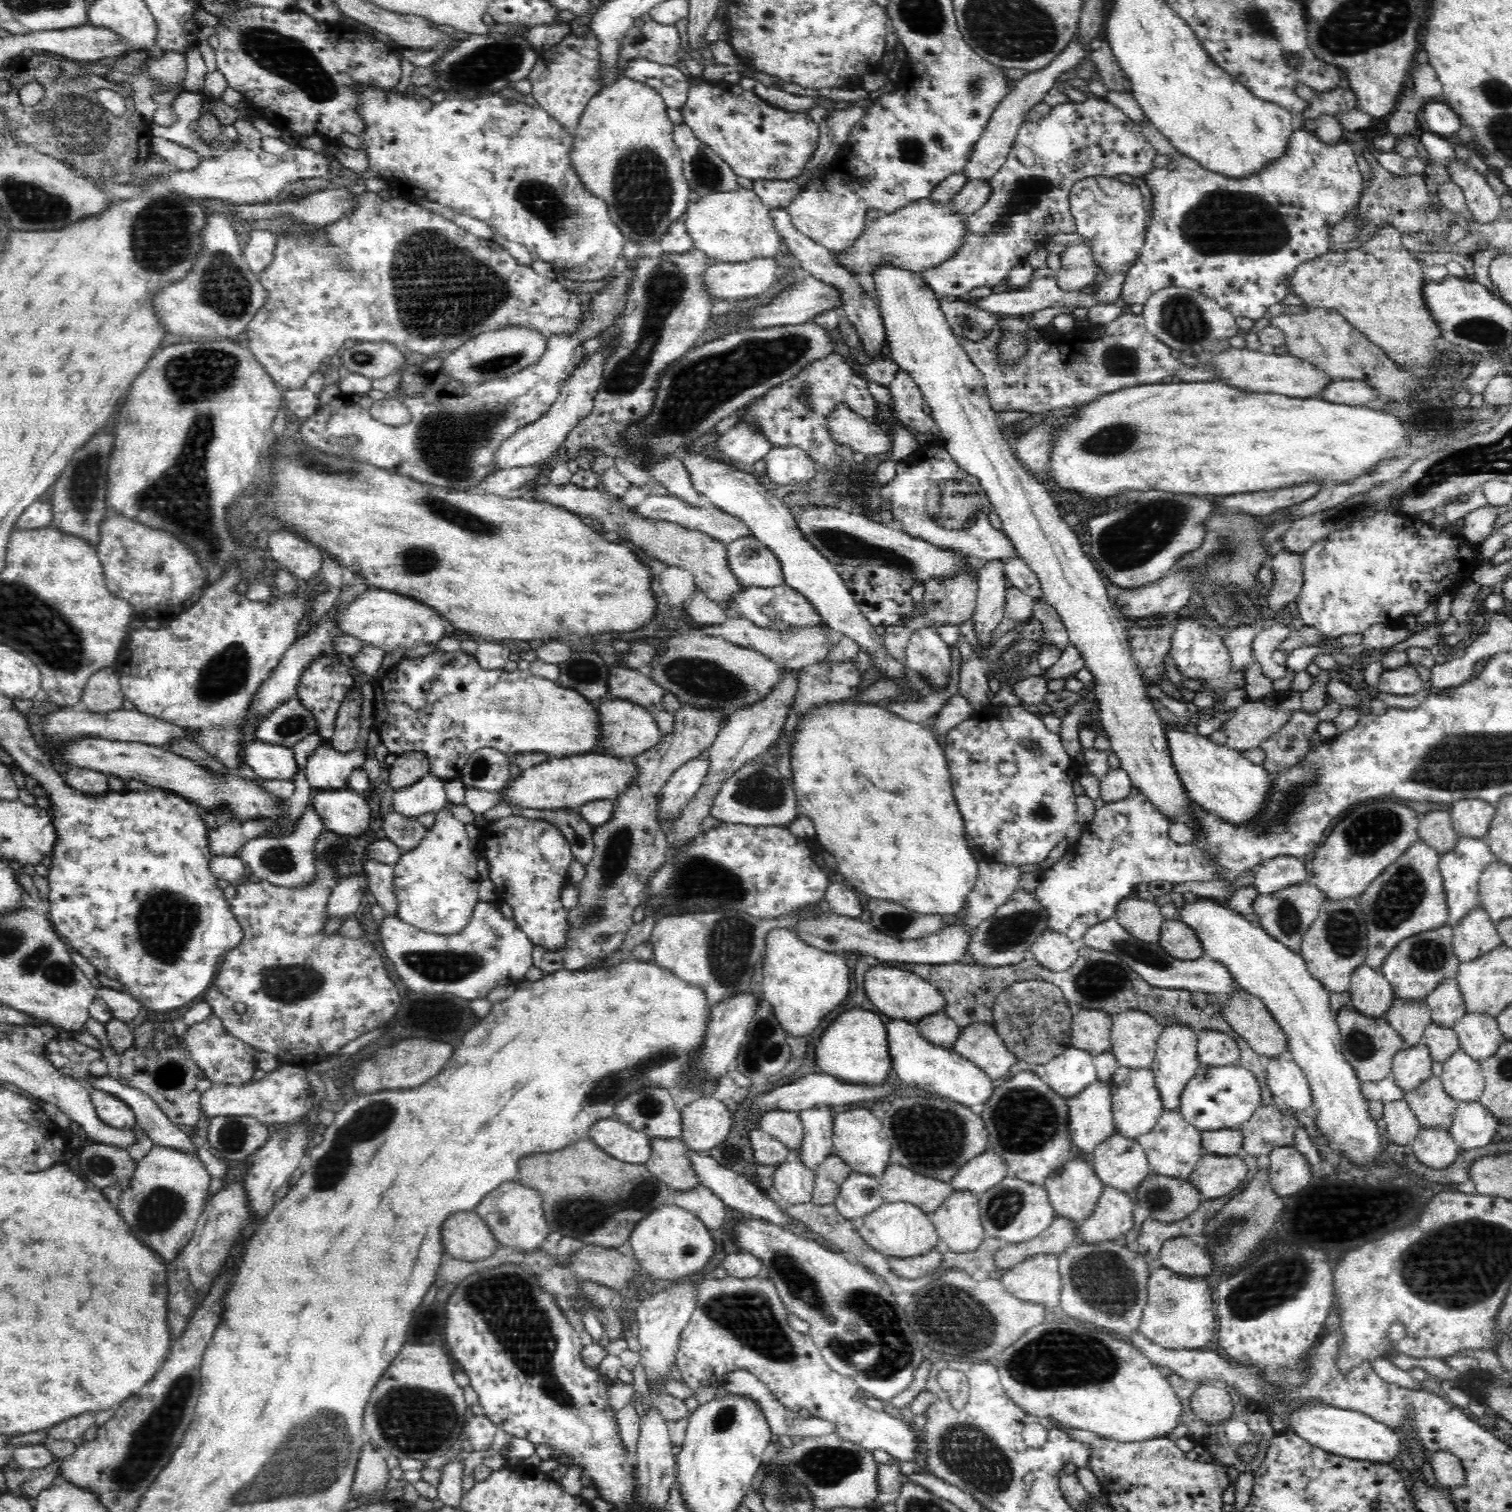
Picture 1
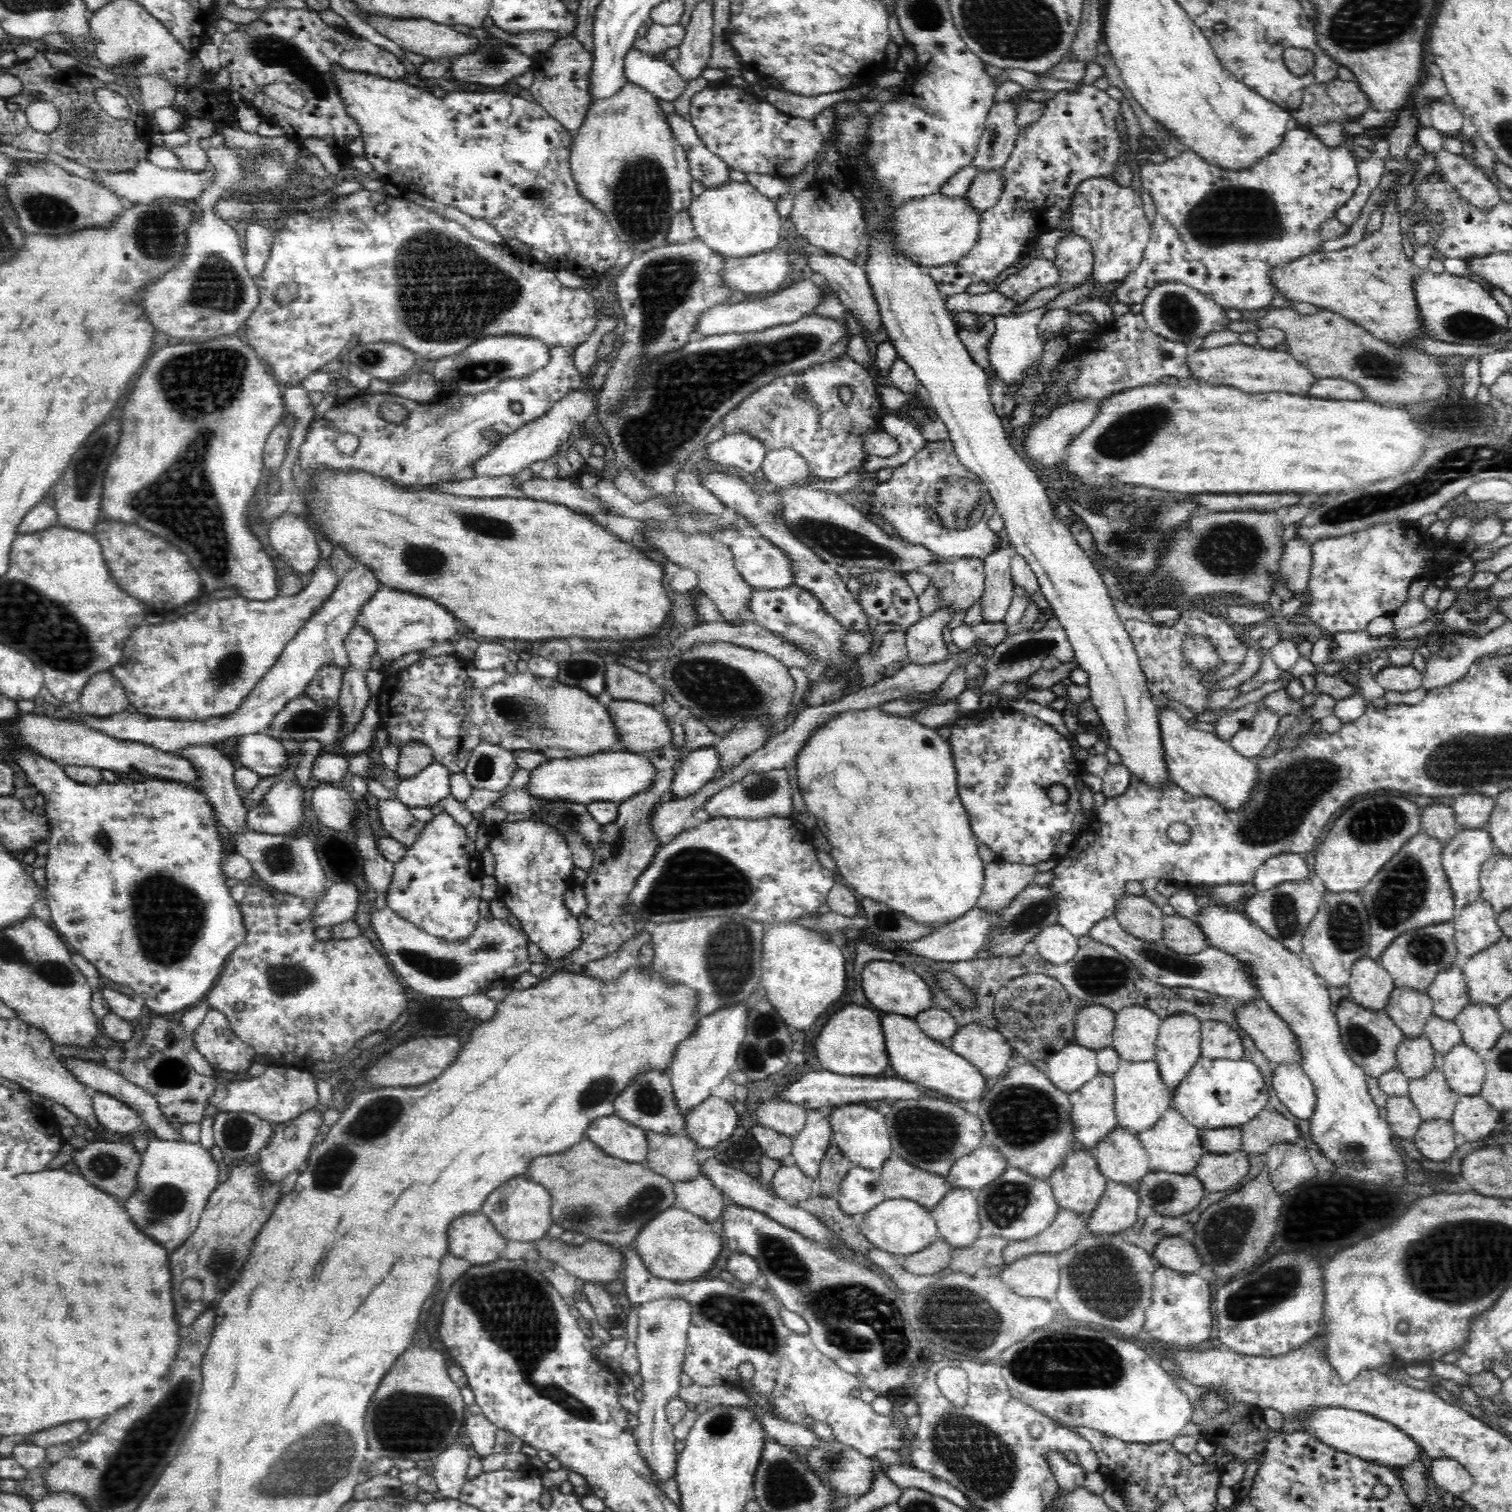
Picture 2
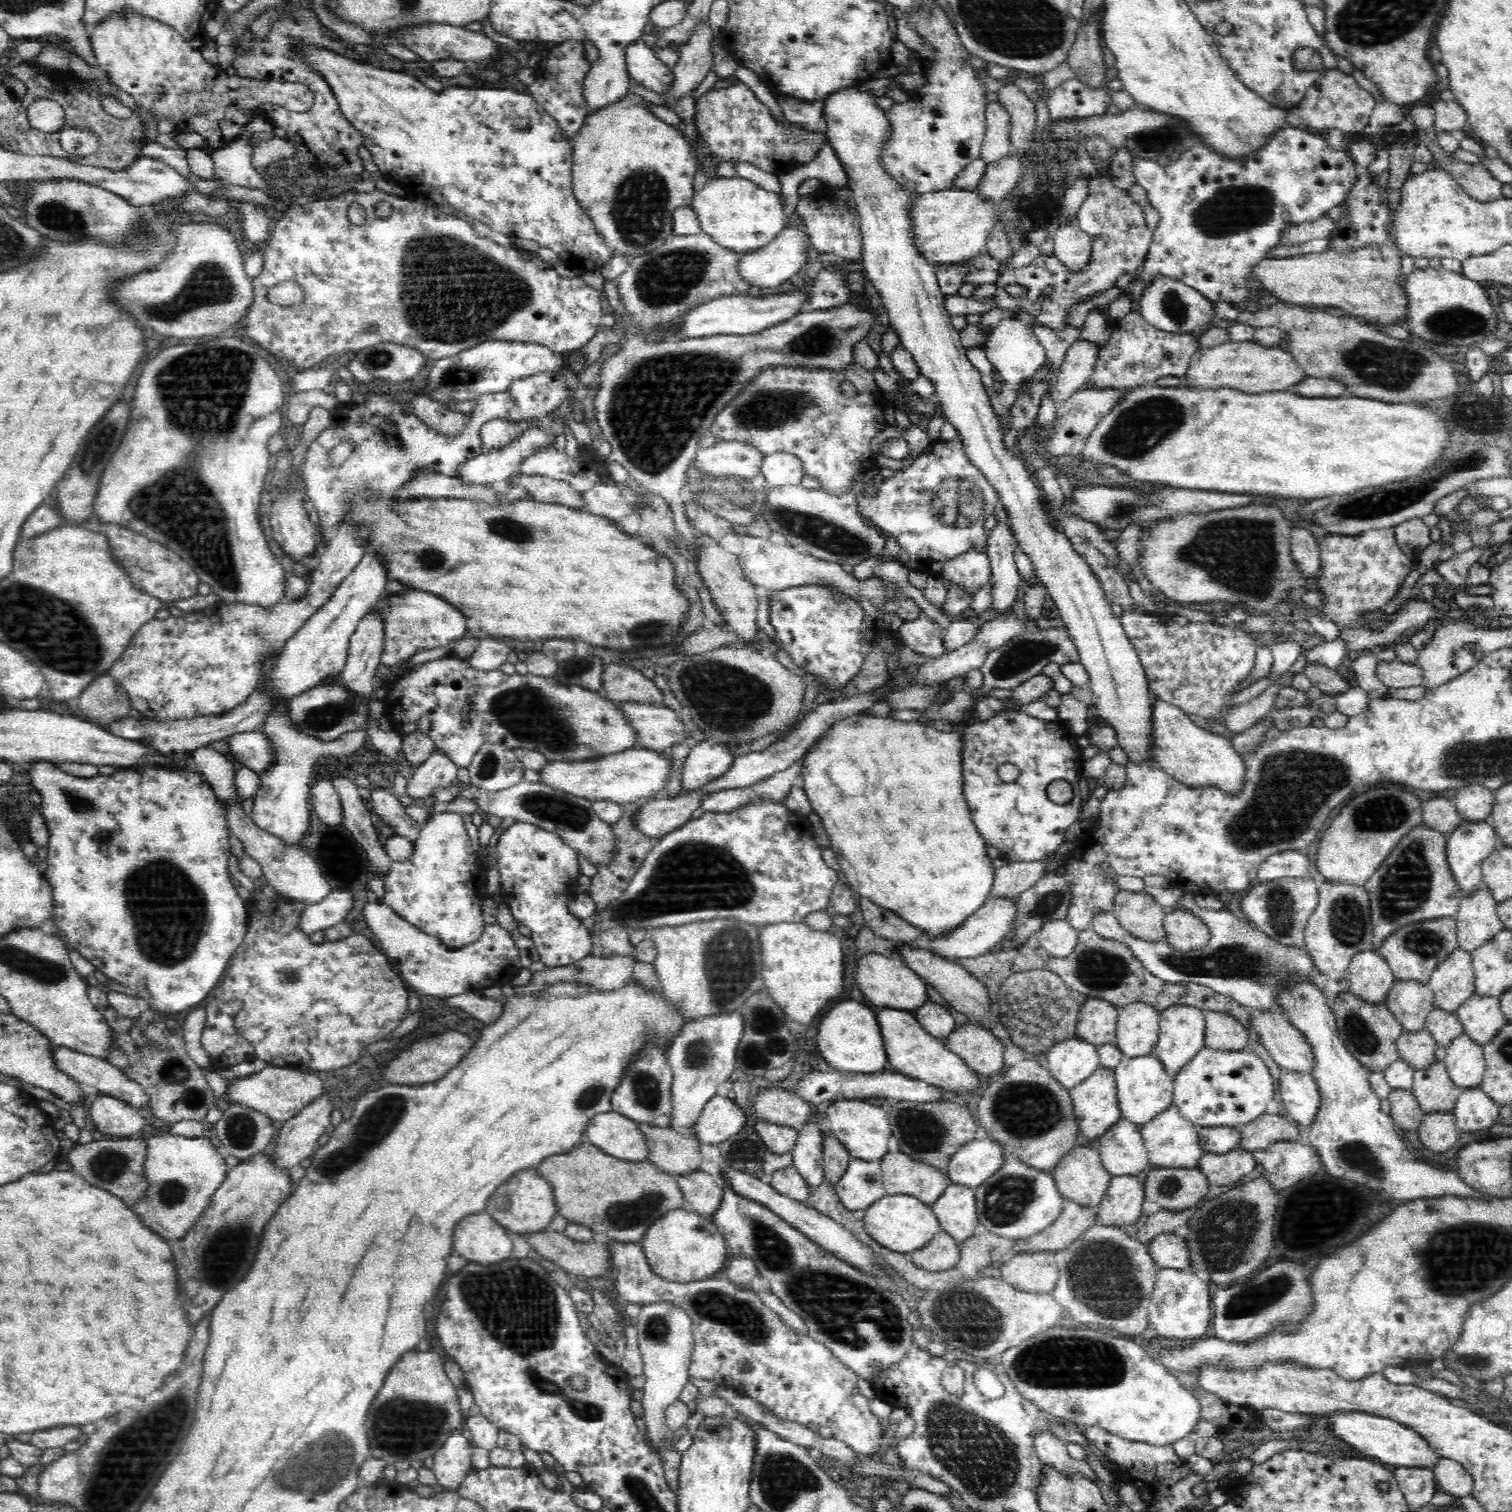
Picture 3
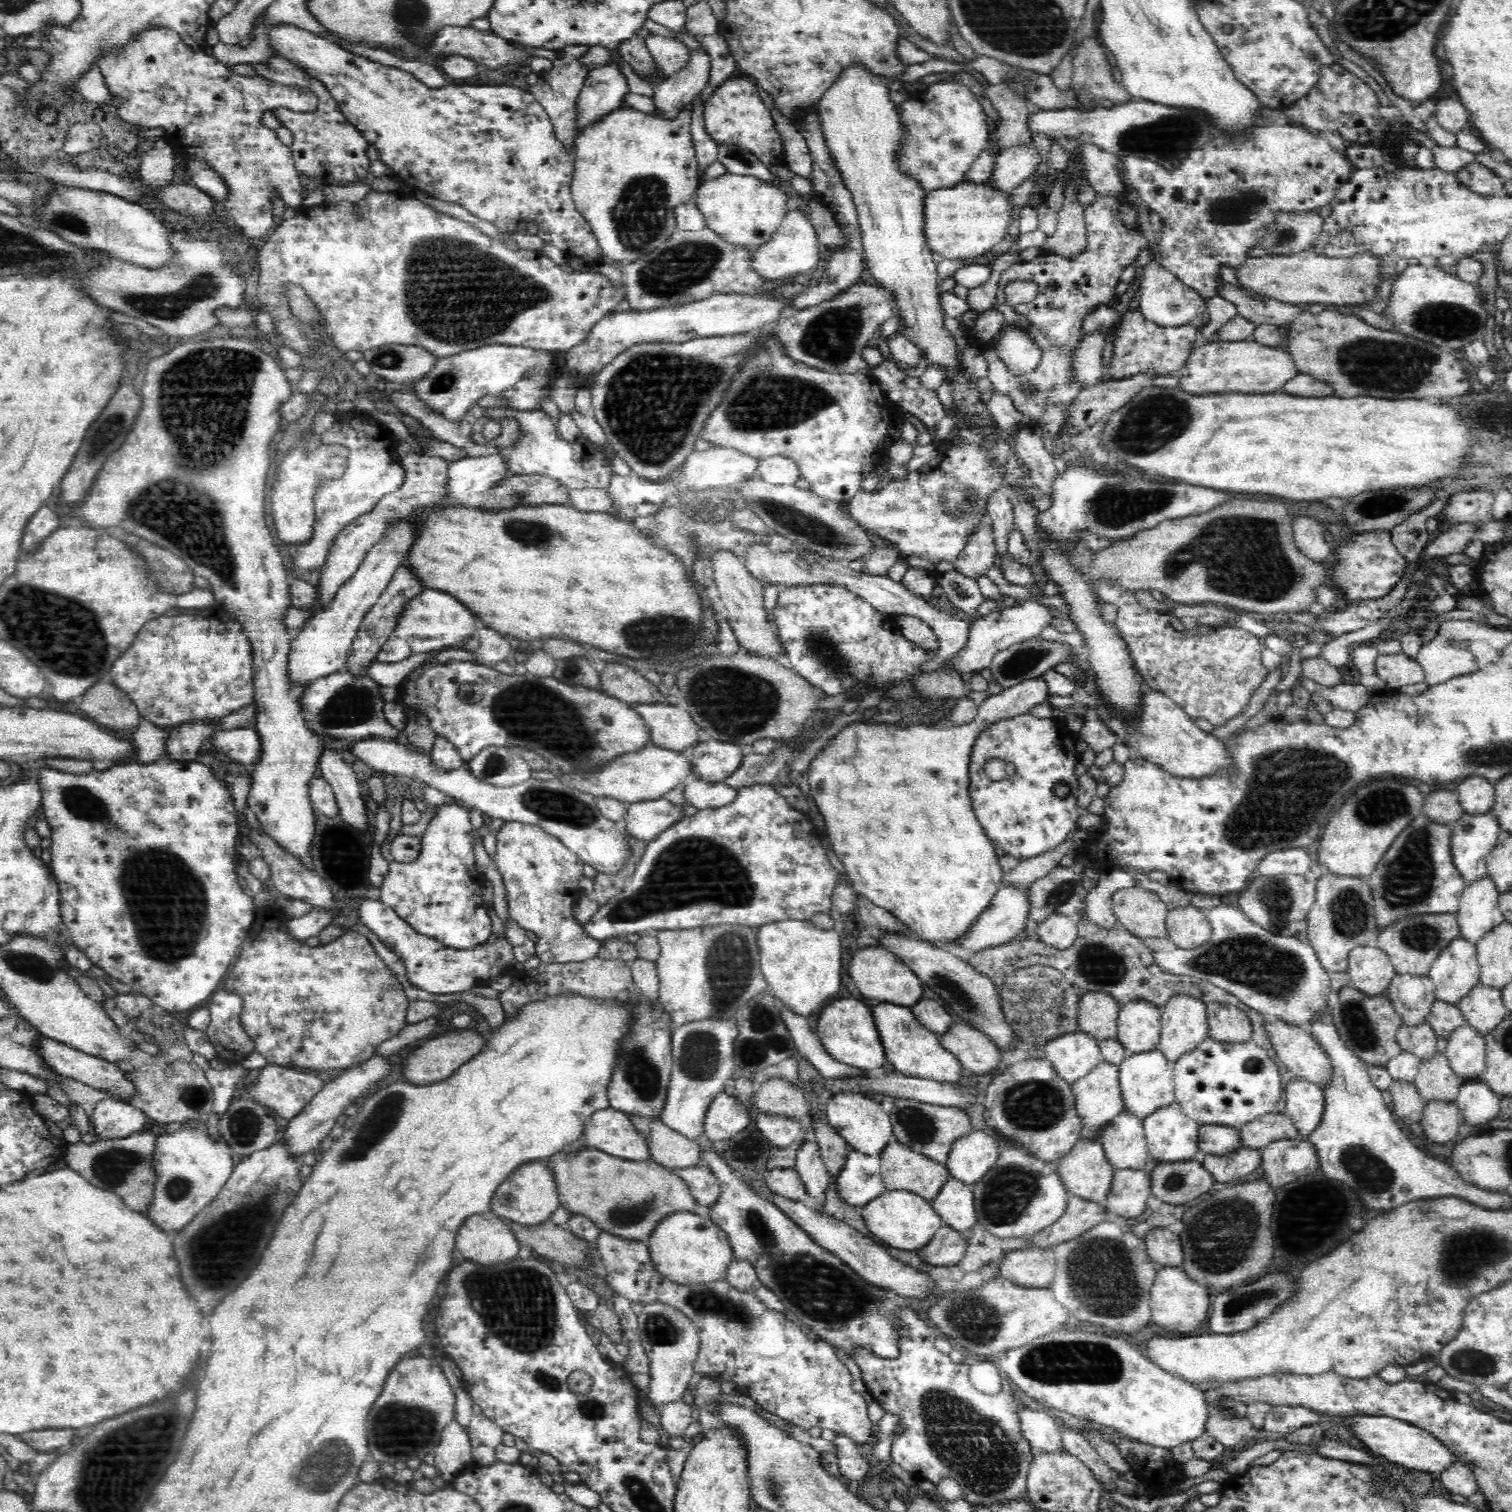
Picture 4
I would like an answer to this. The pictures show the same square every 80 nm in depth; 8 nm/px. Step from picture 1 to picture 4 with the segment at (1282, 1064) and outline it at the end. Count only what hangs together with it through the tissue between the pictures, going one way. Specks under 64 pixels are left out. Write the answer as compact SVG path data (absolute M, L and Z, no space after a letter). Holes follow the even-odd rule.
M1292 1077L1285 1088L1285 1116L1292 1119L1300 1135L1308 1137L1318 1128L1325 1112L1325 1092L1315 1083Z

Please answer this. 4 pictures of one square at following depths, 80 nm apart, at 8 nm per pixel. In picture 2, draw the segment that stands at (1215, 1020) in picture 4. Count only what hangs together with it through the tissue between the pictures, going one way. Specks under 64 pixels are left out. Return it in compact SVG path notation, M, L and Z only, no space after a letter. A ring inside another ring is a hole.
M1205 1020L1200 1028L1201 1055L1208 1059L1238 1060L1244 1056L1242 1032L1222 1021Z

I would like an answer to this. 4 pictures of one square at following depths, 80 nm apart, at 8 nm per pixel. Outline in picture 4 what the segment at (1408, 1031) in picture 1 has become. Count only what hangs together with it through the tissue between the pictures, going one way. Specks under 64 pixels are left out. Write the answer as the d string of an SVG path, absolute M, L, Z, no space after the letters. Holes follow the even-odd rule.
M1395 973L1386 995L1402 1017L1403 1024L1410 1027L1427 1022L1432 1003L1436 1000L1435 986L1429 975Z

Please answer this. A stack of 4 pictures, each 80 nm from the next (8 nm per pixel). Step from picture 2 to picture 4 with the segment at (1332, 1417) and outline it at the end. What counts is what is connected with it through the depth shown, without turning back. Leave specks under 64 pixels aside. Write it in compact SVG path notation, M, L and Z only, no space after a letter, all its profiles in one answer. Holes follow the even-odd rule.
M1361 1414L1356 1415L1354 1424L1352 1424L1354 1434L1374 1452L1378 1458L1386 1458L1389 1462L1398 1462L1402 1466L1408 1466L1408 1469L1426 1471L1436 1475L1444 1470L1448 1470L1454 1462L1459 1462L1458 1457L1446 1447L1446 1444L1440 1443L1440 1440L1434 1438L1430 1431L1415 1427L1412 1423L1395 1419L1389 1416L1370 1416Z

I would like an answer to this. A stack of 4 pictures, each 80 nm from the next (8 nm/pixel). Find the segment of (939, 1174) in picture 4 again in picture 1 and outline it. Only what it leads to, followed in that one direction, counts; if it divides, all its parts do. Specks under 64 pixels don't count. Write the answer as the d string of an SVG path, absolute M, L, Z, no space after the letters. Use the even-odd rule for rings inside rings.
M890 1163L876 1179L880 1183L882 1198L886 1204L914 1204L927 1215L937 1211L946 1197L954 1192L951 1183L919 1175L910 1168L898 1164Z

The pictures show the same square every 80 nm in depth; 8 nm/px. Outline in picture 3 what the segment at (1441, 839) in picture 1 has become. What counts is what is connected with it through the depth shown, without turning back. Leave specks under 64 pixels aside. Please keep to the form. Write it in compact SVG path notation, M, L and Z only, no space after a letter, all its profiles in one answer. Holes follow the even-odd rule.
M1434 797L1422 801L1422 823L1430 829L1450 834L1461 822L1454 798Z

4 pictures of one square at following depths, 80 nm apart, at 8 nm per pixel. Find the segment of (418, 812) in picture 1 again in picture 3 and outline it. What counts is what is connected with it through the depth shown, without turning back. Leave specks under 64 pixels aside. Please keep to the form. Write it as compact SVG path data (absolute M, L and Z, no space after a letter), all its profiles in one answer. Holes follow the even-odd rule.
M434 750L426 762L411 770L406 793L417 802L434 798L433 794L439 788L449 789L459 770L446 755Z

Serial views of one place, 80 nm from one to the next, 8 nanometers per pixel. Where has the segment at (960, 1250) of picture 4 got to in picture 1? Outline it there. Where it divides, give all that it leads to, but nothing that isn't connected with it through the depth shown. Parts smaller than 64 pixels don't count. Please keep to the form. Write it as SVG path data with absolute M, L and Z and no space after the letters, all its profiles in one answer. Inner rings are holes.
M934 1247L928 1254L908 1258L891 1257L890 1268L902 1278L915 1279L934 1272L942 1264L942 1252Z

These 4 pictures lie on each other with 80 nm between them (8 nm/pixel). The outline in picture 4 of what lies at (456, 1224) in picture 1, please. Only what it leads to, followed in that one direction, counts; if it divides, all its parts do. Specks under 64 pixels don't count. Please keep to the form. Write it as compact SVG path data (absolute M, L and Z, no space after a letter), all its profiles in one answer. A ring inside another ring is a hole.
M490 1210L469 1216L456 1236L456 1248L462 1256L486 1266L516 1259L518 1244L509 1223Z

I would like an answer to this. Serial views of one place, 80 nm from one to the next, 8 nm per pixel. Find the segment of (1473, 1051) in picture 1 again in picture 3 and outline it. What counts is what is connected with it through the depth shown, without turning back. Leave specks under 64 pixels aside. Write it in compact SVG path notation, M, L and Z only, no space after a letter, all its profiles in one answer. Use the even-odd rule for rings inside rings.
M1474 994L1457 1008L1455 1013L1471 1042L1484 1047L1505 1026L1506 1017L1500 1004L1500 998Z

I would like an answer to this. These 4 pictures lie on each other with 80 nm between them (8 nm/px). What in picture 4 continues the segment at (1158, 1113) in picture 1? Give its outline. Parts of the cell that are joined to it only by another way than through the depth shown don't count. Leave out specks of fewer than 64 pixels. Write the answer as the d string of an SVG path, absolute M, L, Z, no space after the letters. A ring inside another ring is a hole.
M1158 1048L1153 1051L1134 1053L1119 1064L1119 1084L1124 1110L1132 1116L1144 1120L1154 1112L1176 1103L1174 1078L1174 1063L1164 1057Z

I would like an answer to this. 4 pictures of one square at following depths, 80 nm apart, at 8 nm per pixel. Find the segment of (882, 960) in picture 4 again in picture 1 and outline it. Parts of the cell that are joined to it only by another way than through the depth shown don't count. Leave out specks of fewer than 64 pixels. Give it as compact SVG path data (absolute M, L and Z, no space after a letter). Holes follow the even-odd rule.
M876 965L866 971L864 986L868 1000L879 1012L890 1019L917 1024L932 1014L941 1014L944 1011L944 995L929 981L922 979L910 971L887 965Z

